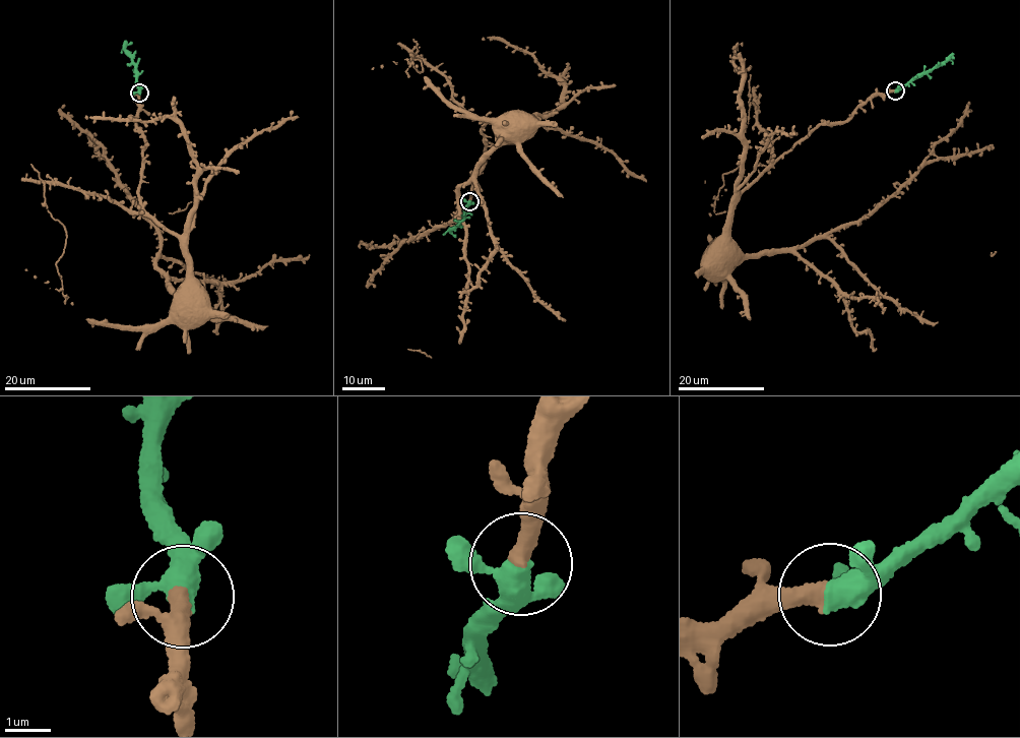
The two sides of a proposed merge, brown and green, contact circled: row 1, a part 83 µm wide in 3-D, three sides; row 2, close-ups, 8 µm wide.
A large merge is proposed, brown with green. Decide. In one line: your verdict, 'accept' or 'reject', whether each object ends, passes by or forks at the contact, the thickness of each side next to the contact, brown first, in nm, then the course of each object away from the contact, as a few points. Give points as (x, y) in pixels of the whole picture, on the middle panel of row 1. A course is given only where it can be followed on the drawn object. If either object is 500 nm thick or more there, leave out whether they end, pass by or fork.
accept | brown ends | green forks | 420/320 nm | brown via (469, 200), (474, 183), (470, 175), (484, 162), (486, 144), (481, 129), (489, 122), (522, 117), (518, 125) | green via (469, 201), (462, 221), (450, 231), (455, 237)

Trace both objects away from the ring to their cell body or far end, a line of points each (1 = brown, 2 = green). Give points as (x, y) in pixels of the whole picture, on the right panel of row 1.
1: (894, 90), (876, 93), (843, 122), (820, 123), (768, 168), (738, 196), (730, 228), (720, 237), (725, 243)
2: (895, 90), (954, 58)

